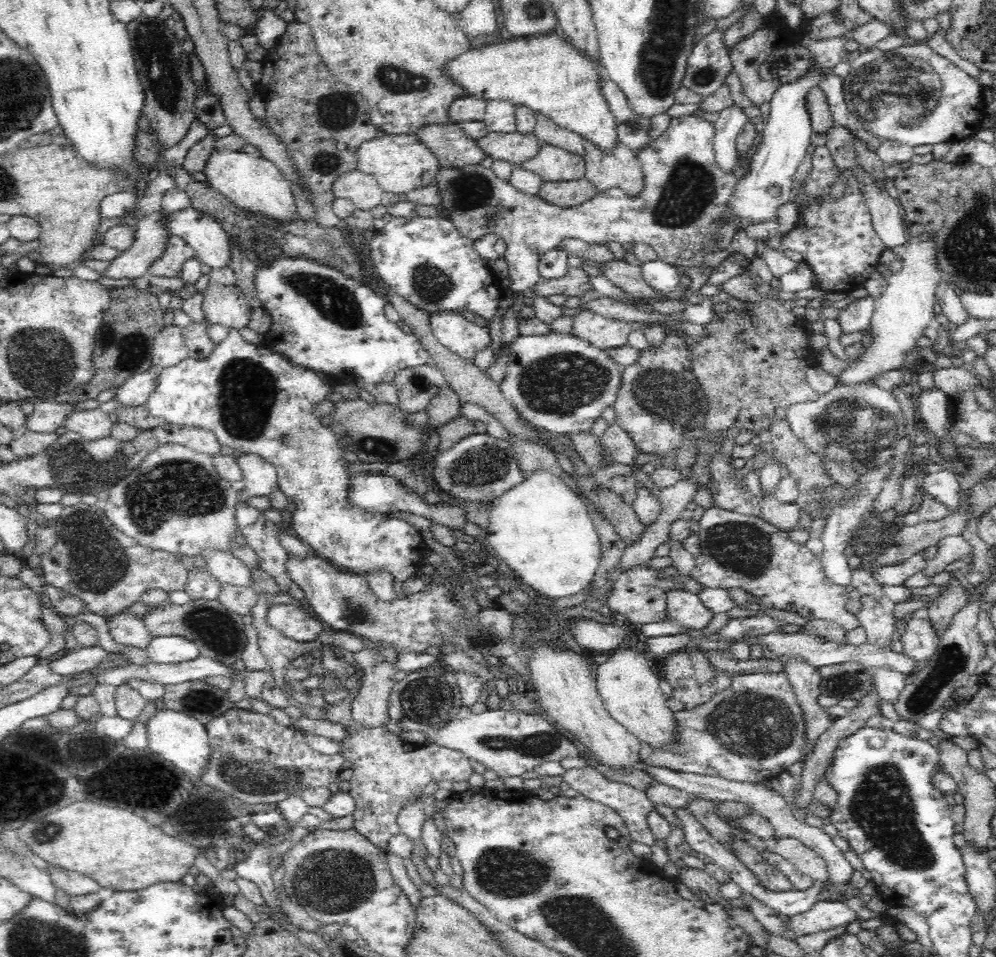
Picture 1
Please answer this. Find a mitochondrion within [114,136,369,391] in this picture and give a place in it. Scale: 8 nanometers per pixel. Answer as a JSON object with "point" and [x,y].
{"point":[336,303]}

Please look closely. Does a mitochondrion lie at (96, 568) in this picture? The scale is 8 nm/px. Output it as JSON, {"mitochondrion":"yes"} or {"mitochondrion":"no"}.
{"mitochondrion":"yes"}

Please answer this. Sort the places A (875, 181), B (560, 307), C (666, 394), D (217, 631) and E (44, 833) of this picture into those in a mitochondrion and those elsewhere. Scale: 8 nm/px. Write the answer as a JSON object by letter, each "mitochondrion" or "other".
{"A":"other","B":"other","C":"mitochondrion","D":"mitochondrion","E":"mitochondrion"}

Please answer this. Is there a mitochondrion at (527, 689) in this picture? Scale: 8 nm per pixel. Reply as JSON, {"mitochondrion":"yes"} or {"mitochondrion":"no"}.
{"mitochondrion":"no"}

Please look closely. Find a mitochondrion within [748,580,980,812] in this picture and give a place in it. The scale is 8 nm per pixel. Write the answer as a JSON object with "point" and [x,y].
{"point":[952,659]}

